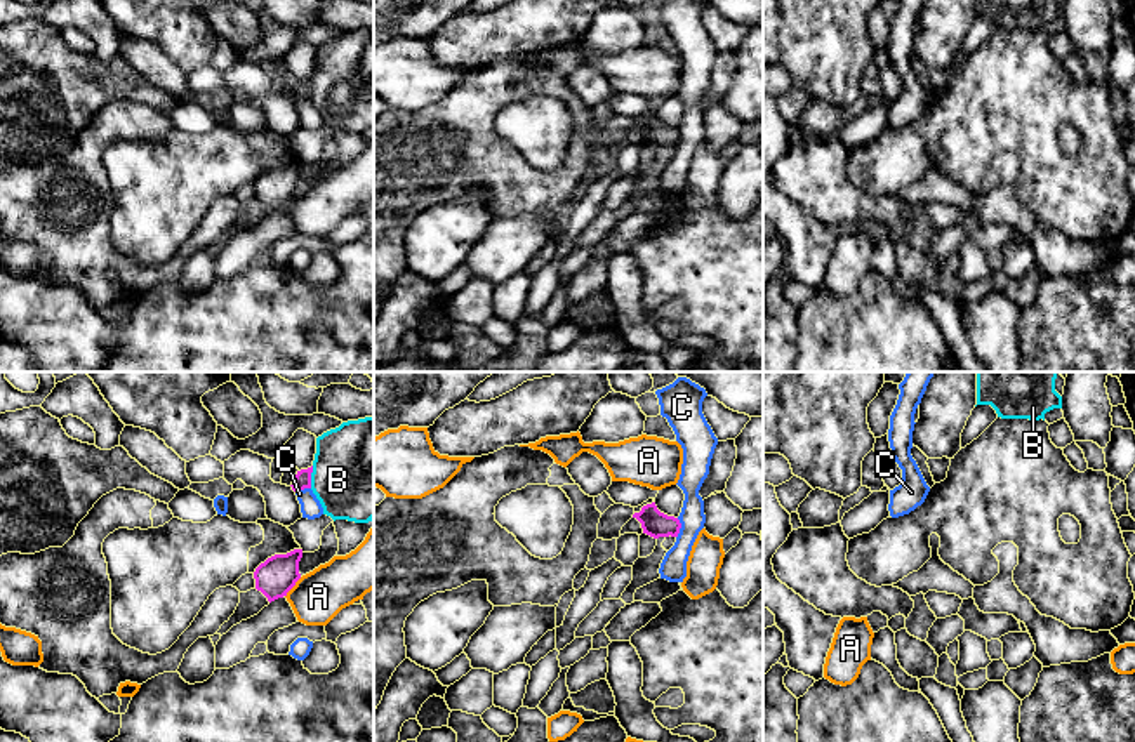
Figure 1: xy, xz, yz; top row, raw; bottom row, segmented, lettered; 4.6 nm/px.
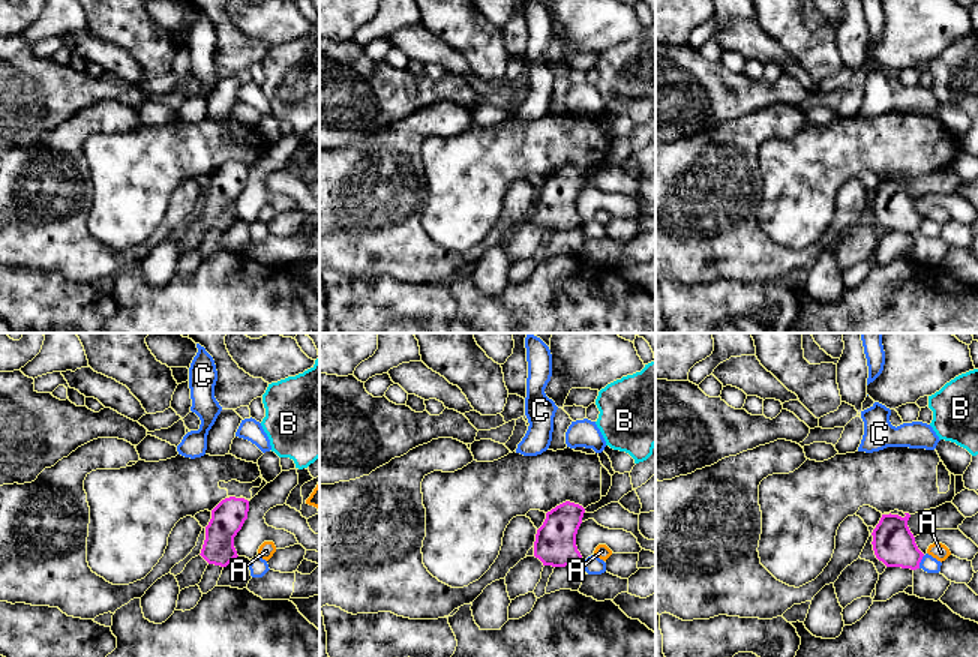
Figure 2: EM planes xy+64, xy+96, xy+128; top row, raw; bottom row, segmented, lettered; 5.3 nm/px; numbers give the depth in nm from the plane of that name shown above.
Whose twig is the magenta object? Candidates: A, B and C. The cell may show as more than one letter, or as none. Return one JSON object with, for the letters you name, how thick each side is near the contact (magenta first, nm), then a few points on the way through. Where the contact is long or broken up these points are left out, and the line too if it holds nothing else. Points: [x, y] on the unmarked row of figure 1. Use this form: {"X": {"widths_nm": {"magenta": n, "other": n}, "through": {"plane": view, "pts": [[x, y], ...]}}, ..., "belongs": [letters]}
{"belongs": []}

